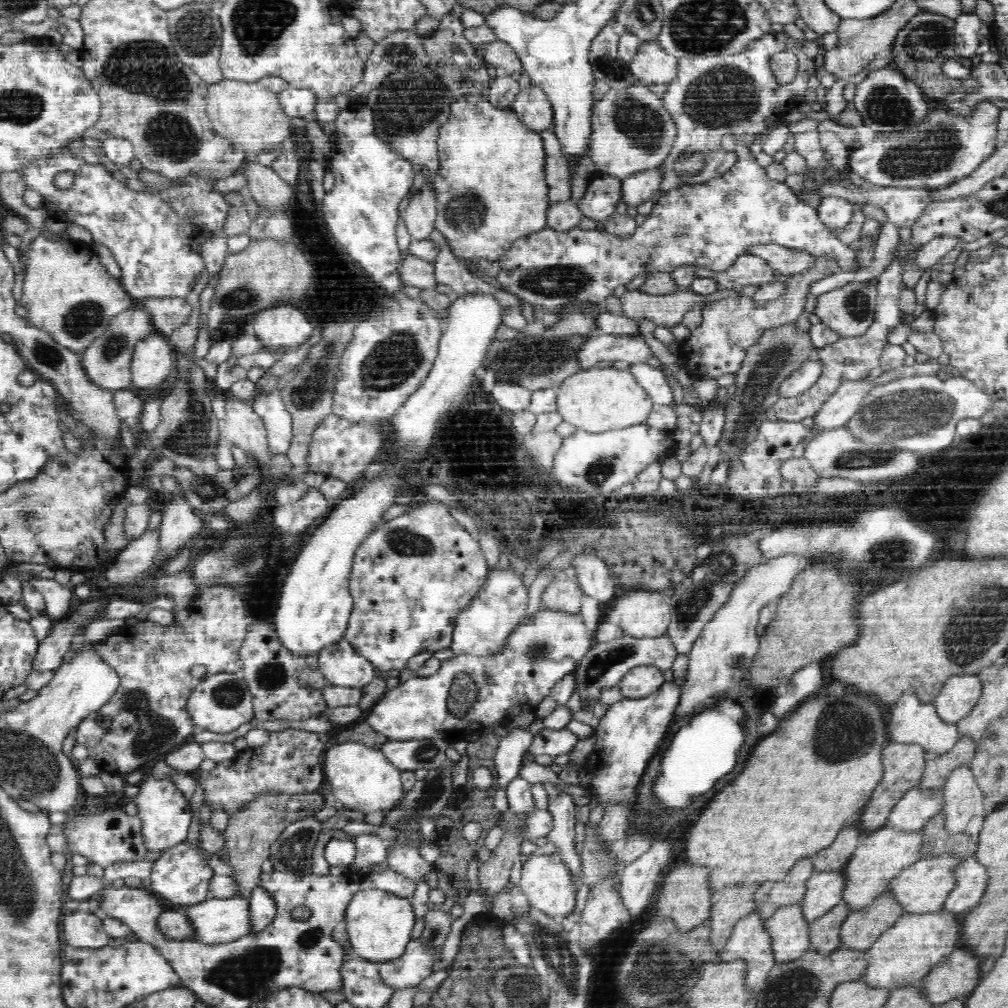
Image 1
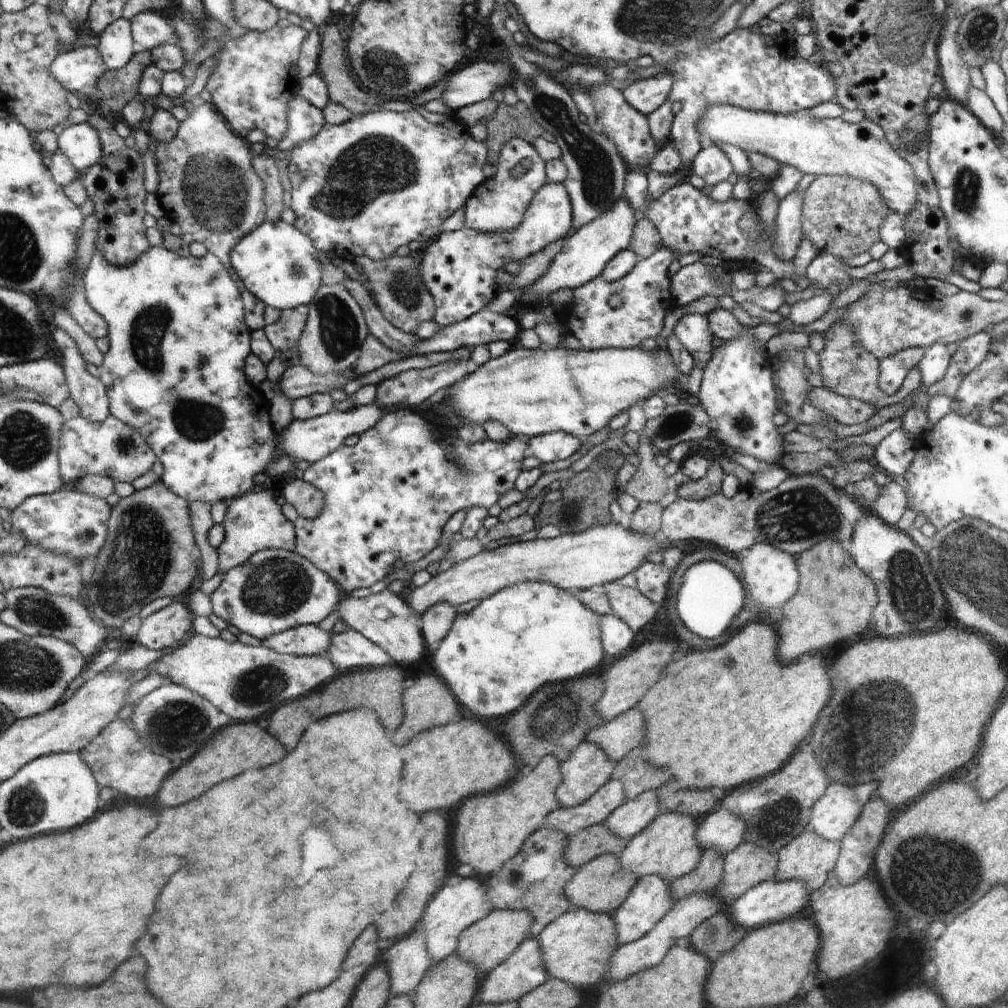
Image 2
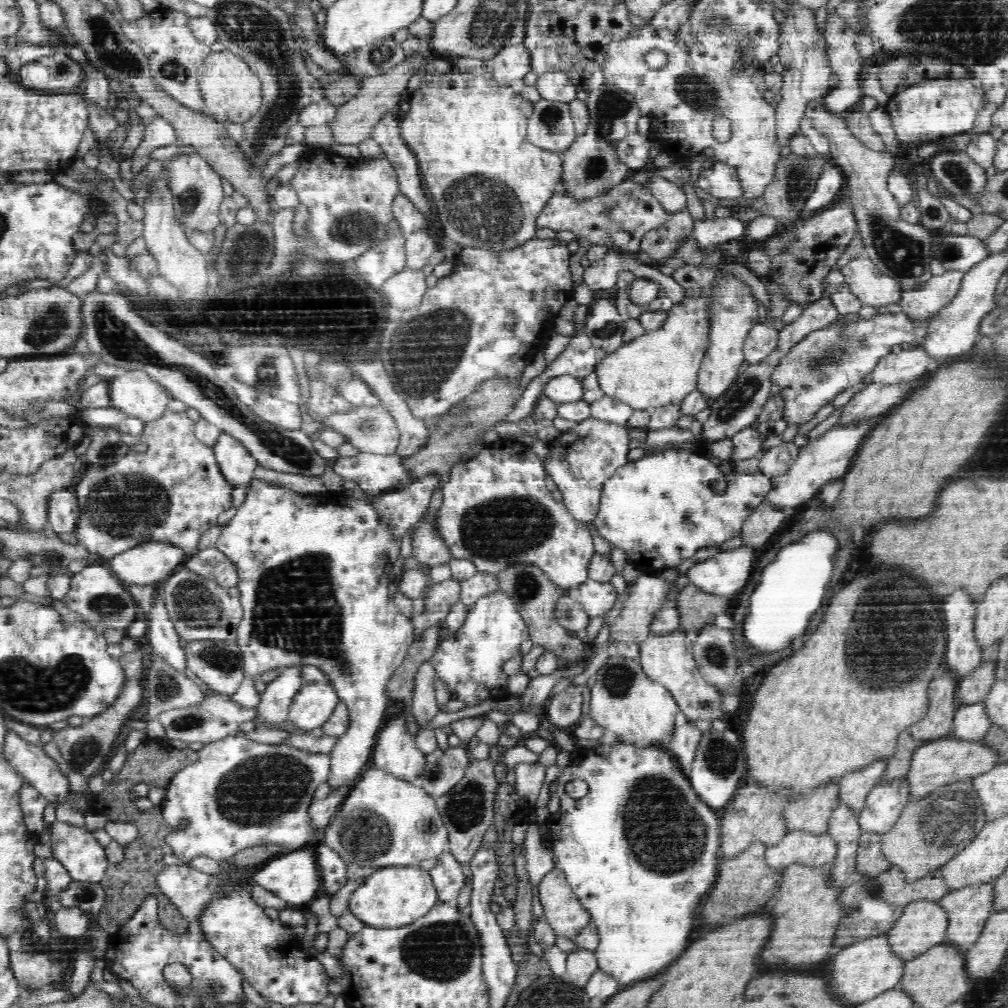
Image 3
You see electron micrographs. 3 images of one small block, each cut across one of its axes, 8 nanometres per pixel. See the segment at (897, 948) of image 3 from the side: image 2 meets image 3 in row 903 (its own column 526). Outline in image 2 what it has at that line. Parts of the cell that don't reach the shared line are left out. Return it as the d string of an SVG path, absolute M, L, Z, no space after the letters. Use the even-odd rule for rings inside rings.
M492 910L488 916L470 925L462 933L461 944L456 953L474 962L474 966L482 966L482 970L489 972L517 952L522 942L531 936L534 925L534 914L530 914L530 910Z

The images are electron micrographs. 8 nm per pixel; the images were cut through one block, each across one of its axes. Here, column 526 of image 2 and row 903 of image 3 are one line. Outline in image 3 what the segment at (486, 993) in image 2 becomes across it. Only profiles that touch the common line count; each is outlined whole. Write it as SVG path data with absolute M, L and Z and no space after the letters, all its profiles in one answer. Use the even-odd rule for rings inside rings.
M994 880L992 883L971 883L970 886L959 887L949 891L938 902L948 914L948 930L943 942L952 943L958 950L970 949L980 937L988 917L993 912Z

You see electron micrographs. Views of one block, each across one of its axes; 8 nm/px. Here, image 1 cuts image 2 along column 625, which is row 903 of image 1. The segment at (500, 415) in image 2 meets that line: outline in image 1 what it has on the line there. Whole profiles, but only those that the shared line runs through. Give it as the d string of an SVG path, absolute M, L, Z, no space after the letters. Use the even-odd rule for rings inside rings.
M380 889L358 891L345 910L346 929L353 955L380 964L400 958L412 941L415 920L412 904L406 896Z

